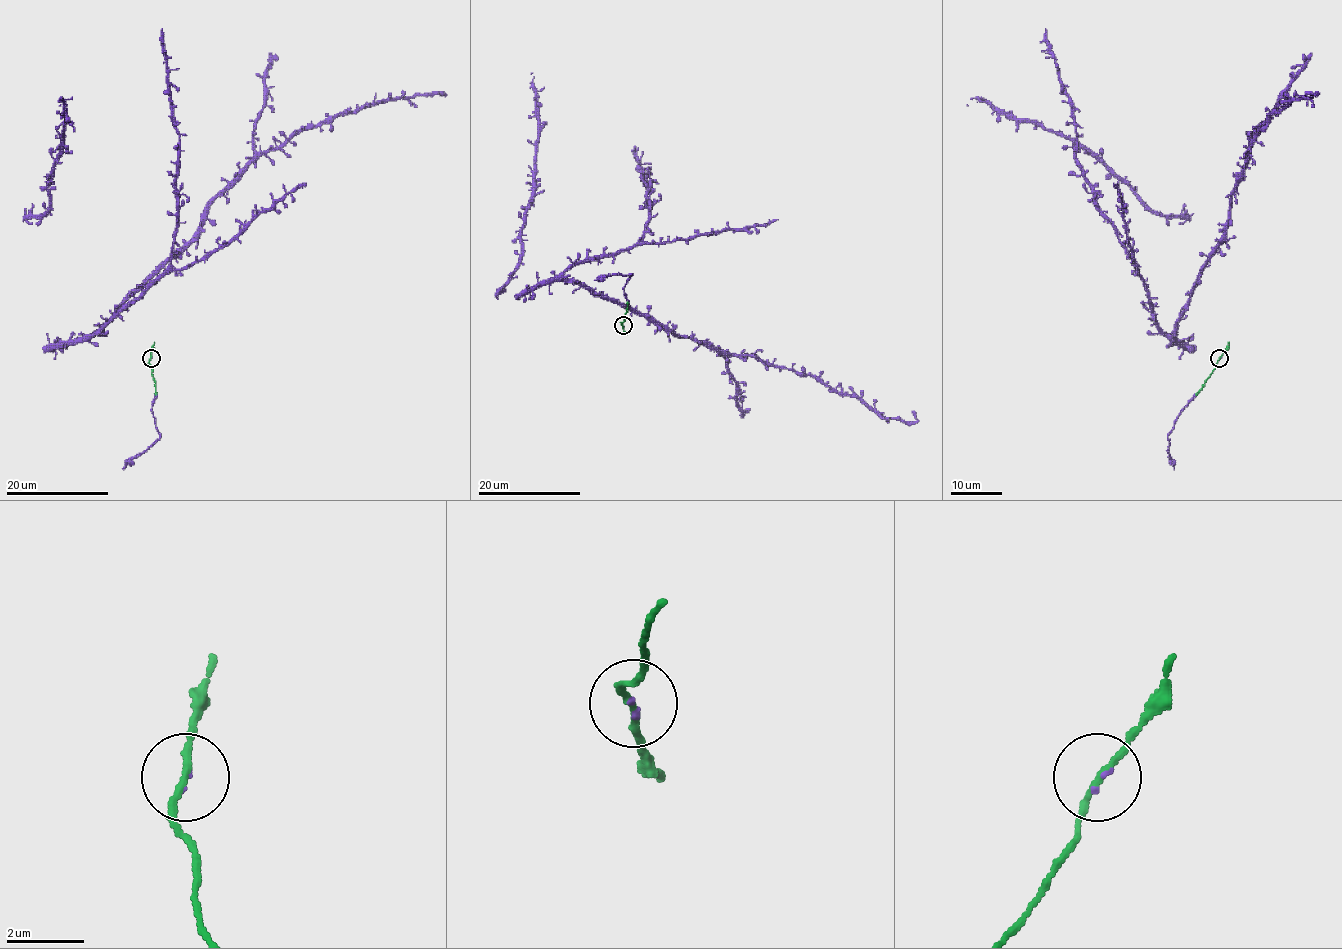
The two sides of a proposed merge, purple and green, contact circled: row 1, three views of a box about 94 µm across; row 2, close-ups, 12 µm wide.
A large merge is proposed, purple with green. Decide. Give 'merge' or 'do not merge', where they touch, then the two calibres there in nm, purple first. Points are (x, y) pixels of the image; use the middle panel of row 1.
merge; place (623, 325); calibres 70 and 160 nm

